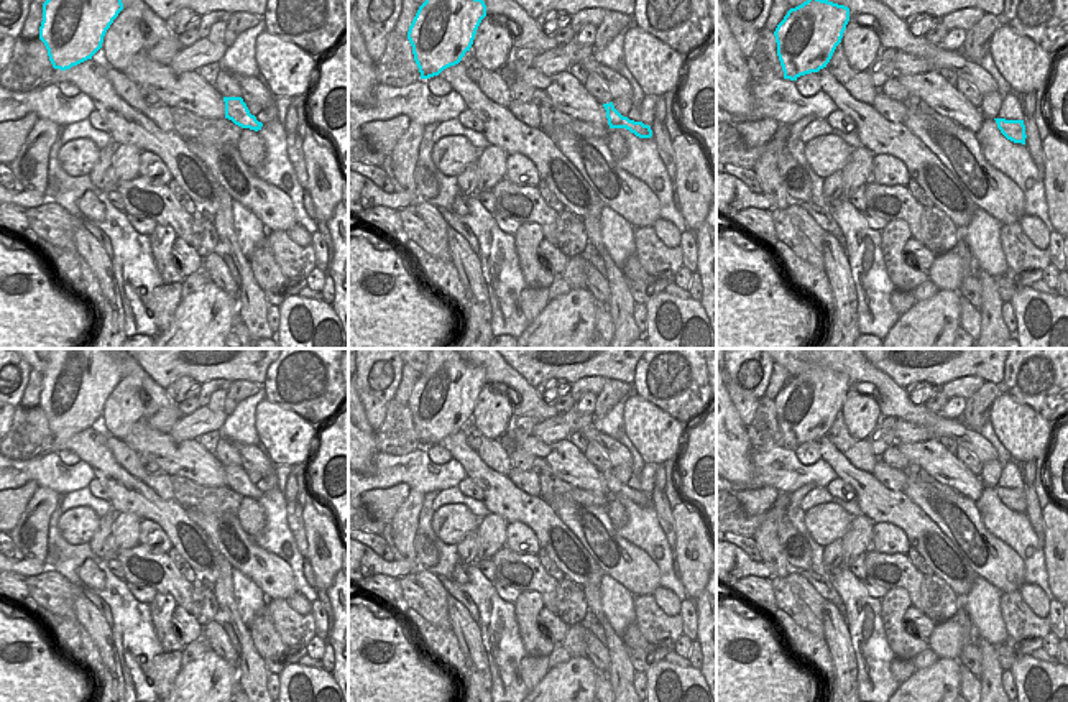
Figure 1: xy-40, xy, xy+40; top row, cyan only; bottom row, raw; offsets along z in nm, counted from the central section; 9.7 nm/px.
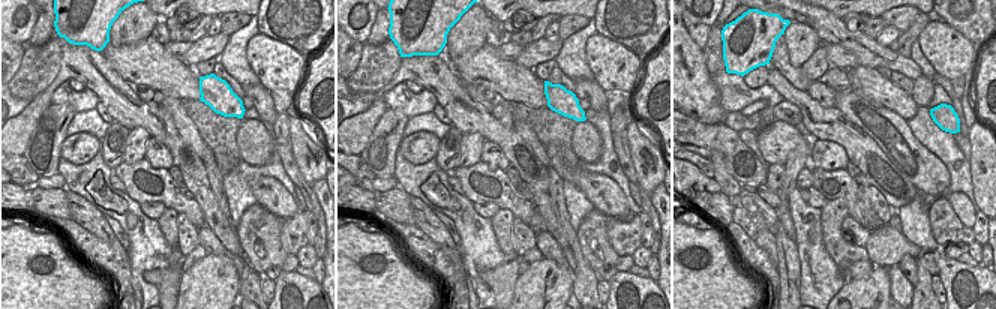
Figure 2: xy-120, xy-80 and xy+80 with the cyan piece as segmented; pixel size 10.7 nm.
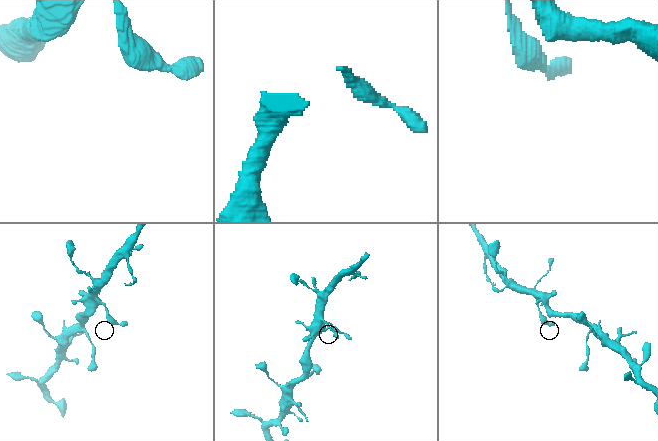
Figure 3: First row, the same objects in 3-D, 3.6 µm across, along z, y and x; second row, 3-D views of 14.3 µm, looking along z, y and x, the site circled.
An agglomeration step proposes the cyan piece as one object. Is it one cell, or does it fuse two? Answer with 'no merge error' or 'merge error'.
no merge error

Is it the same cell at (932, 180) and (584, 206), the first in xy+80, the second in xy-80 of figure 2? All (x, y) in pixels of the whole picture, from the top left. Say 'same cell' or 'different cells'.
different cells

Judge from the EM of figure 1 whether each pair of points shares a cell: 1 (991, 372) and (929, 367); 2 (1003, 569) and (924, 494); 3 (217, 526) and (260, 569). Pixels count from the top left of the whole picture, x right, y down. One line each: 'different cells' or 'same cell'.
1: same cell
2: same cell
3: same cell

